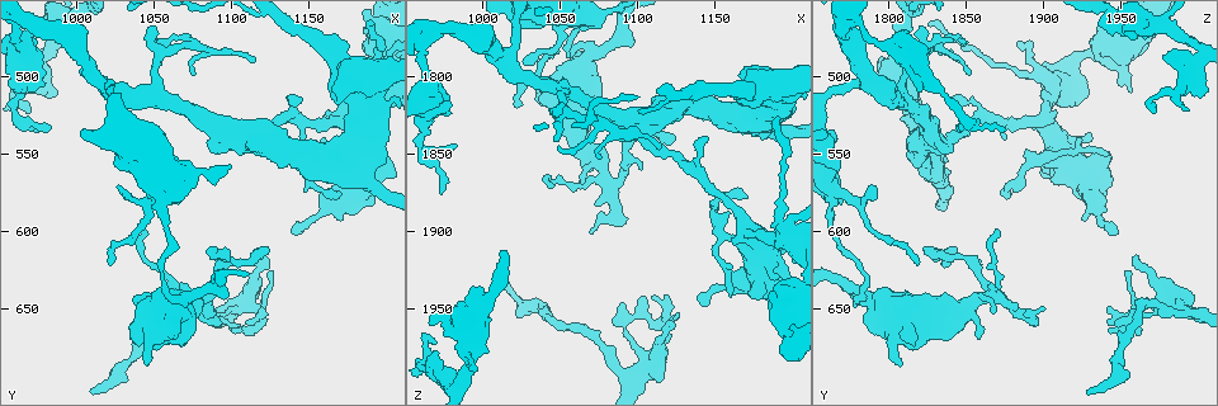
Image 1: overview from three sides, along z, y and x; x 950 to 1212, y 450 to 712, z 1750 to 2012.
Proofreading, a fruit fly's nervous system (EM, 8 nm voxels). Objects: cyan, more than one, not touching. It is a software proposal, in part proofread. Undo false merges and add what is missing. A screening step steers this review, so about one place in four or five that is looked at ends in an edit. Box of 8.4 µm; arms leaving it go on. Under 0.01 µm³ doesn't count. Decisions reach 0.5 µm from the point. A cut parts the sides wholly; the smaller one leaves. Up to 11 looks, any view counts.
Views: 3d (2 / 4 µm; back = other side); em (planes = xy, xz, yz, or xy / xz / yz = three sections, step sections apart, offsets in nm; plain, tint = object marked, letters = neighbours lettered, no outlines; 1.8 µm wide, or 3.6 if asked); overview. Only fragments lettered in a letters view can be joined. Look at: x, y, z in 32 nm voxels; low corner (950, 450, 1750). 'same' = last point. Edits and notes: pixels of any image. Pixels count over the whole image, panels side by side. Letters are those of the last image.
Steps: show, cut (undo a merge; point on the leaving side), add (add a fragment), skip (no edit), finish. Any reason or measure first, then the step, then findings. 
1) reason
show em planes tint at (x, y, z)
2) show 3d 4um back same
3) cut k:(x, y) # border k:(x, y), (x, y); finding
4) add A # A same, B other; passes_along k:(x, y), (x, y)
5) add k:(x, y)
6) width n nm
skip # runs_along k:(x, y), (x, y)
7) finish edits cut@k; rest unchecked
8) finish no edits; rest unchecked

abrupt turn
show em planes tint at (1082, 640, 1868)

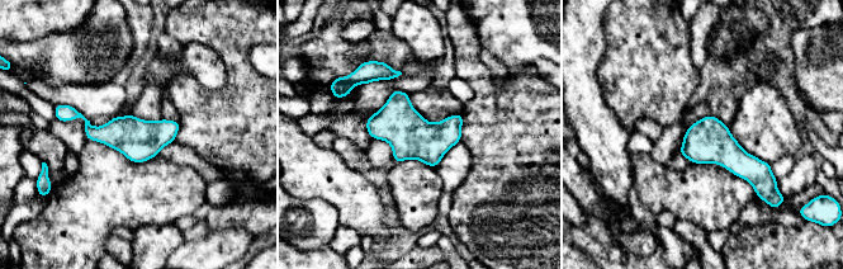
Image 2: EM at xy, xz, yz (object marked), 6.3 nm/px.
show em planes letters same

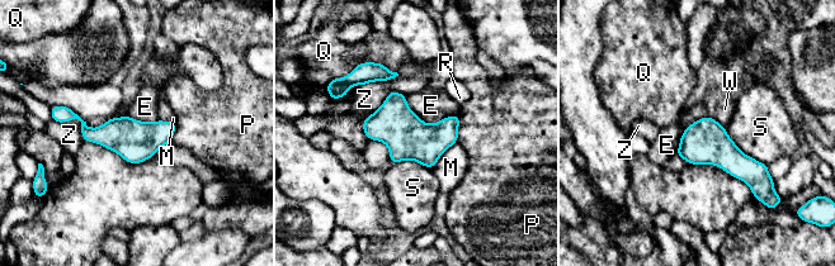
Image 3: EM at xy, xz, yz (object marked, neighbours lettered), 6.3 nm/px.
skip # E other, M other, P other, Q other, R other, S other, W other, Z other; runs_along 3:(59, 115), (78, 117), (93, 134), (171, 131); all the same neuron

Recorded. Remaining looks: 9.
tapers out
show em planes letters at (1026, 572, 1792)

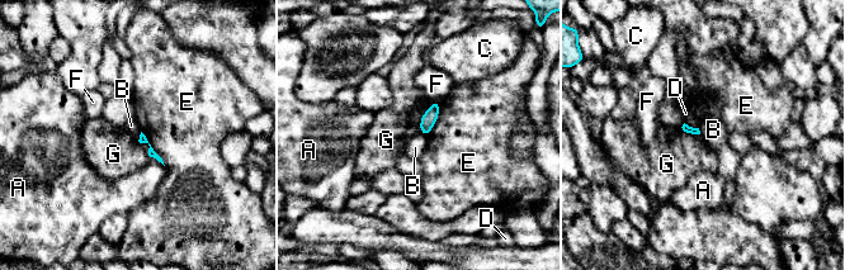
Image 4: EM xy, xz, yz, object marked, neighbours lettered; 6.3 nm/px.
skip # A other, B other, C other, D other, E other, F other, G other; border 4:(141, 132), (138, 140); none of them fits

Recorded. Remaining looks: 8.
branch stops here
show em planes tint at (1144, 514, 1838)

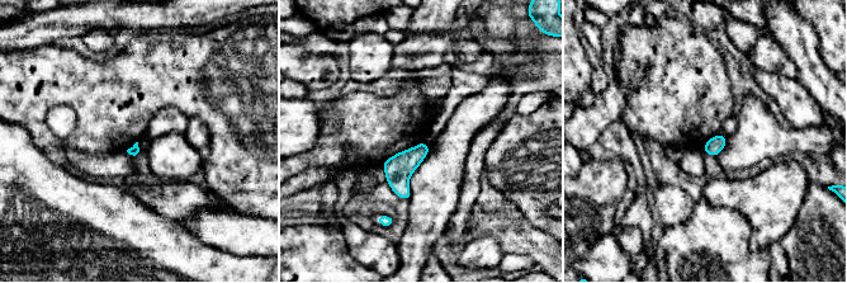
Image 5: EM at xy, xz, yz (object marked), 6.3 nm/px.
see the neighbours
show em planes letters same

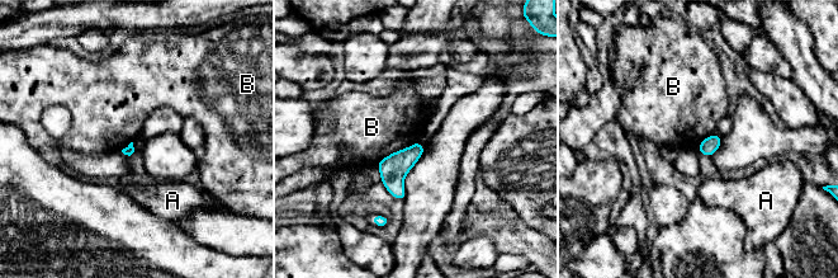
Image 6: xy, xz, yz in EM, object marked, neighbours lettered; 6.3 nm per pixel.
skip # A other, B other; border 6:(417, 141), (386, 155), (375, 164); none of them fits

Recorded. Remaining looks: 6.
looks like a crossing
show 3d 4um at (1194, 506, 1906)

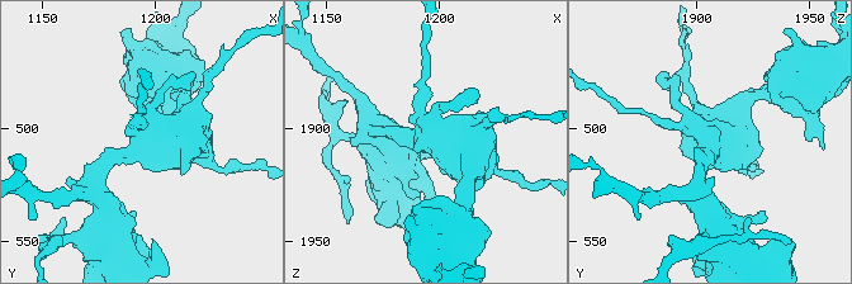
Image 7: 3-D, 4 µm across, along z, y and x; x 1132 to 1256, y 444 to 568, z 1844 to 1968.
arms 4
show em 3.6um xy step 16 letters at (1195, 507, 1908)

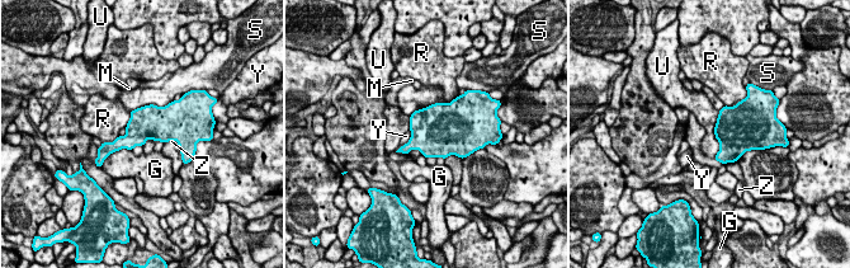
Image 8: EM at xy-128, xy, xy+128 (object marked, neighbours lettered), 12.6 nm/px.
skip # G other, M other, R other, S other, U other, Y other, Z other; border 8:(719, 111), (713, 158); continuous, no second neuron

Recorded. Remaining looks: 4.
finish no edits; rest unchecked

